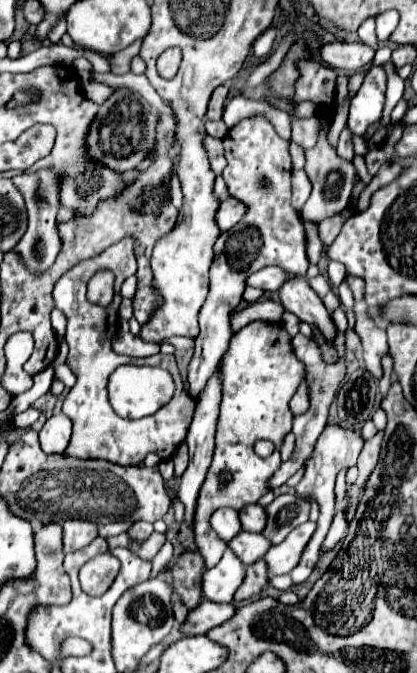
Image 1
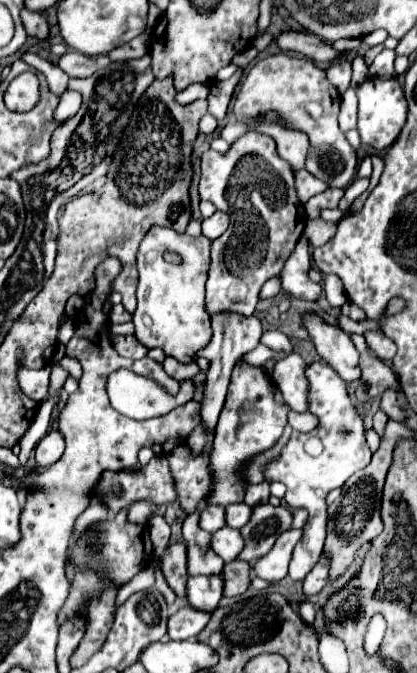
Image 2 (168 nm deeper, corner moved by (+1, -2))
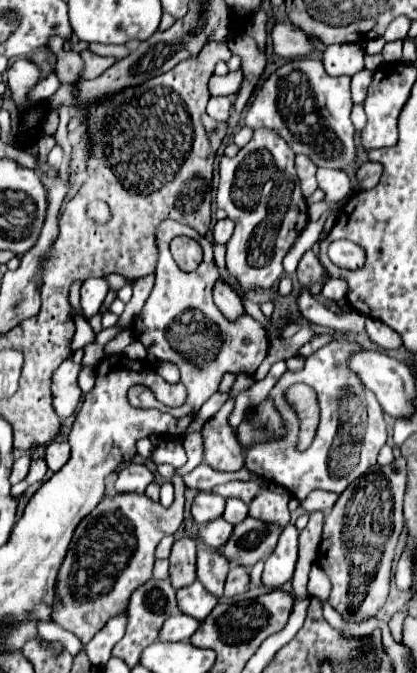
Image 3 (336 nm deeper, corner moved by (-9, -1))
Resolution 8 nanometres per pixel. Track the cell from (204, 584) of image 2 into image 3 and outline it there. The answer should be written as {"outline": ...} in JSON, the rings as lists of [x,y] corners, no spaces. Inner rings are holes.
{"outline":[[[194,581],[190,587],[182,587],[176,591],[176,605],[184,615],[190,615],[198,621],[206,619],[206,615],[212,611],[212,607],[218,603],[214,595],[210,595],[202,583]]]}

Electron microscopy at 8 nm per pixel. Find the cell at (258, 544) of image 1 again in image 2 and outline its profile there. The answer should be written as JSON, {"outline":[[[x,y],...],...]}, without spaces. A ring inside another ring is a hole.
{"outline":[[[226,526],[212,536],[212,548],[224,562],[234,562],[244,550],[244,538],[240,536],[240,530]]]}

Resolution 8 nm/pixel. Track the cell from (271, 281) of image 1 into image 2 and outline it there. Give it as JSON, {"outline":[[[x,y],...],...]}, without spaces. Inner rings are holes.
{"outline":[[[302,236],[294,254],[288,258],[286,266],[278,276],[282,292],[288,296],[292,294],[294,298],[300,298],[300,300],[316,302],[322,292],[318,284],[310,282],[308,270],[310,270],[310,242],[306,236]]]}

